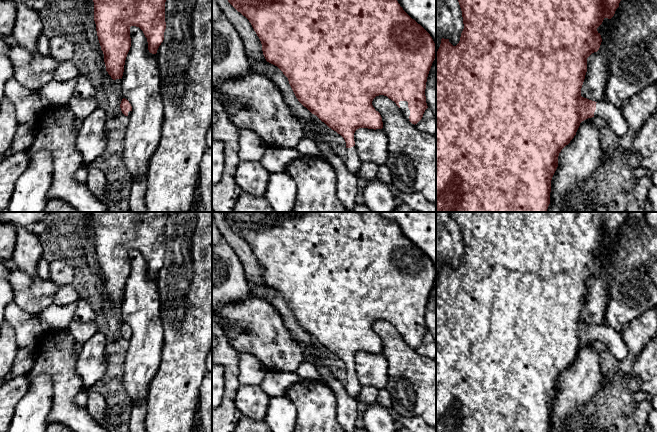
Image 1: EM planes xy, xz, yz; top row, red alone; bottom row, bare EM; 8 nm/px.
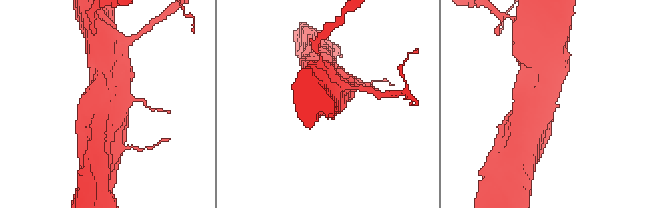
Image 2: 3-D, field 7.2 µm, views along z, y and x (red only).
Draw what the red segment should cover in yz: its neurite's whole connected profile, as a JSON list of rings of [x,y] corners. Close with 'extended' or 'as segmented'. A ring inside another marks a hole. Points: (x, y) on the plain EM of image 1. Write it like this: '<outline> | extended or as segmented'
[[[451,212],[458,224],[463,241],[464,253],[460,265],[453,270],[449,263],[441,263],[436,282],[436,432],[548,432],[550,428],[551,404],[558,391],[558,380],[561,374],[576,359],[580,347],[588,342],[599,341],[608,348],[618,361],[627,357],[627,346],[620,333],[608,326],[595,326],[581,320],[581,312],[587,296],[587,282],[600,272],[602,262],[597,252],[605,242],[611,243],[620,225],[628,218],[629,212]]] | extended

